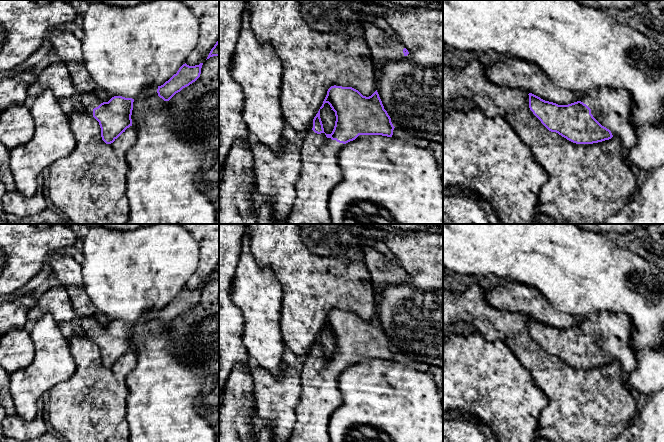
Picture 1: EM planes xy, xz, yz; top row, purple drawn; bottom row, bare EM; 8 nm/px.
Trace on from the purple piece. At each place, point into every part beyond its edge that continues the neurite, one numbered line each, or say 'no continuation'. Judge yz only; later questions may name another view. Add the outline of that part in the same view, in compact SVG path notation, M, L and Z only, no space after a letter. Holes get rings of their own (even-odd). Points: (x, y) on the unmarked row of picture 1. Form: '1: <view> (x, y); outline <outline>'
1: yz (612, 331); outline M603 310L586 317L579 325L586 328L593 341L621 365L625 376L636 369L638 359L633 345L634 326L626 313Z

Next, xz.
1: xz (384, 273); outline M363 245L365 265L367 266L373 288L377 292L404 281L402 267L375 250L372 246Z
2: xz (320, 397); outline M307 356L301 370L301 394L296 406L296 423L287 442L331 442L328 424L333 413L343 404L338 379L346 368L327 362L325 357ZM346 367L347 368L347 367Z

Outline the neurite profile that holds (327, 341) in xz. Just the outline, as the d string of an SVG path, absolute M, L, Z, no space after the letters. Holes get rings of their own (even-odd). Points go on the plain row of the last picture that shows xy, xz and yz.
M328 327L324 328L324 331L320 333L320 342L323 348L324 356L331 358L336 345L335 336L332 334Z

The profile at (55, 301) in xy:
M62 285L50 288L38 298L28 313L28 324L37 321L46 313L50 314L58 324L70 322L77 317L67 290Z

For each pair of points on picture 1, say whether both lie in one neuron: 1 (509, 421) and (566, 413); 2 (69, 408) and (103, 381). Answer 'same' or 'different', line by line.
1: different
2: same

